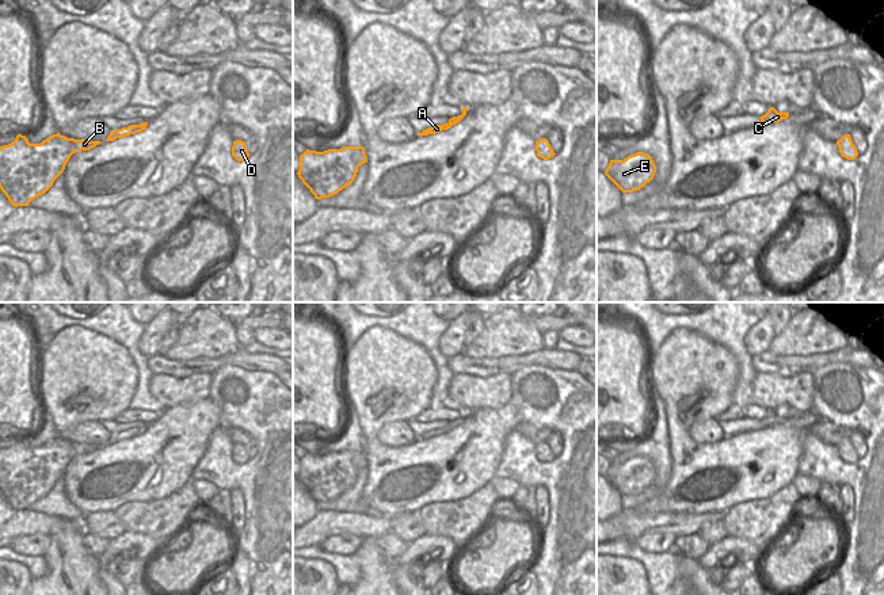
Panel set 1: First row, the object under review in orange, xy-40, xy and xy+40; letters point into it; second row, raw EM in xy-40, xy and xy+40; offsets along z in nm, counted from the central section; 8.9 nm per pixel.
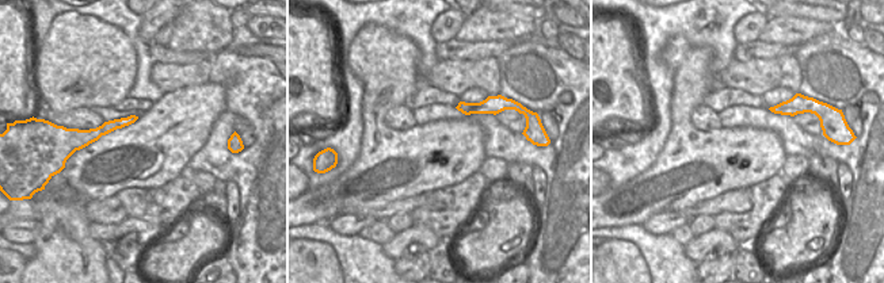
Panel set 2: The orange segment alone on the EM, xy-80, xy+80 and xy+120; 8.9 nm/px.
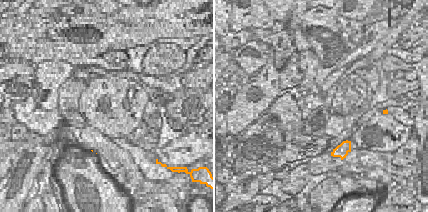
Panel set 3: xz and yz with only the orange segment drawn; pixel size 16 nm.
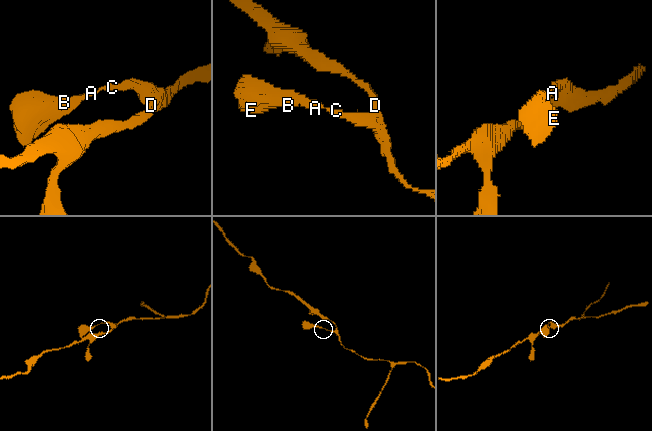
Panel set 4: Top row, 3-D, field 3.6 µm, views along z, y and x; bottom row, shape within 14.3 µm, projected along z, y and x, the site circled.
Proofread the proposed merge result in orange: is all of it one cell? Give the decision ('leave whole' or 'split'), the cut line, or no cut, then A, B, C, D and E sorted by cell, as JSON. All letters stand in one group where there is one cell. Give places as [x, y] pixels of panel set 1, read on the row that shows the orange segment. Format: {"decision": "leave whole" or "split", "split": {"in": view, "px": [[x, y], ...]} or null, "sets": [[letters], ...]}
{"decision": "leave whole", "split": null, "sets": [["A", "B", "C", "D", "E"]]}

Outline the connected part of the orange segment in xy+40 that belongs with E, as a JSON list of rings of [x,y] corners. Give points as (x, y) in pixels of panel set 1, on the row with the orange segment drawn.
[[[637,152],[624,160],[610,160],[605,175],[622,191],[633,192],[649,183],[656,172],[652,157]]]

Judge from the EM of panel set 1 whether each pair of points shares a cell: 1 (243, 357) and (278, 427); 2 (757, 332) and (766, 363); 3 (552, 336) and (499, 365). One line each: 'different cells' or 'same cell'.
1: different cells
2: different cells
3: different cells

